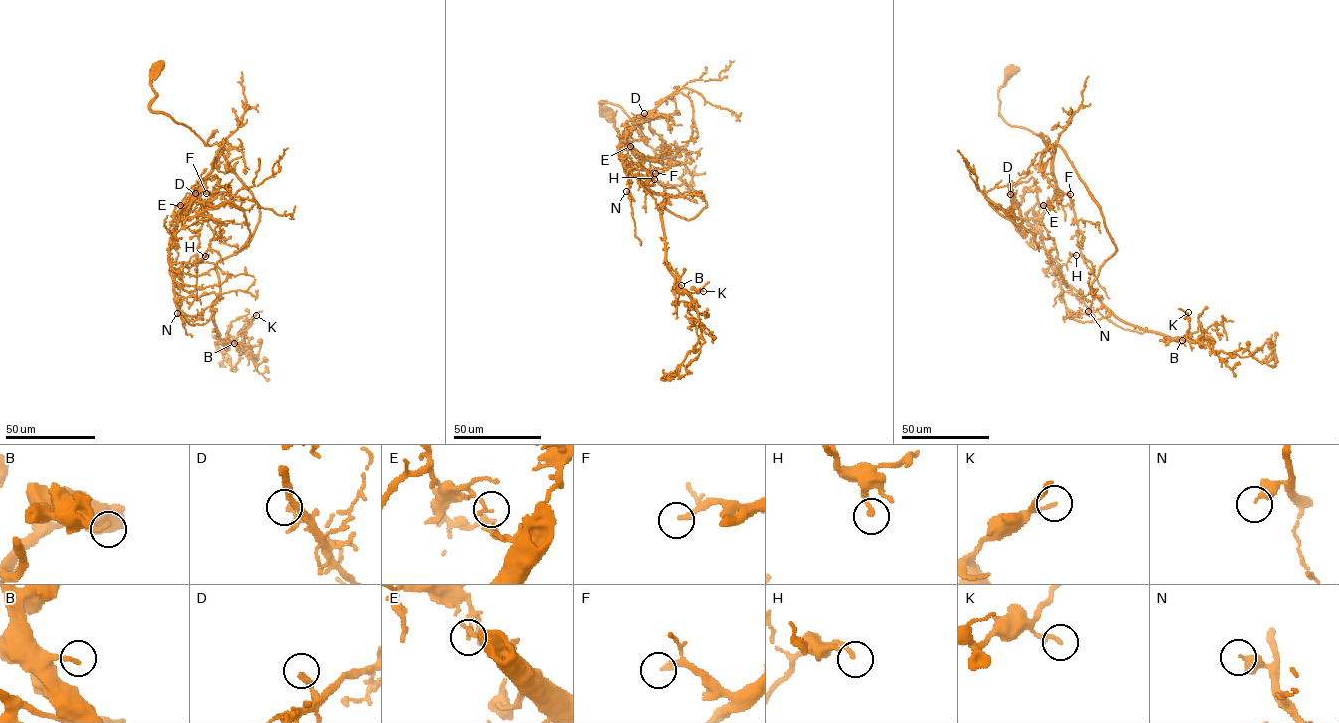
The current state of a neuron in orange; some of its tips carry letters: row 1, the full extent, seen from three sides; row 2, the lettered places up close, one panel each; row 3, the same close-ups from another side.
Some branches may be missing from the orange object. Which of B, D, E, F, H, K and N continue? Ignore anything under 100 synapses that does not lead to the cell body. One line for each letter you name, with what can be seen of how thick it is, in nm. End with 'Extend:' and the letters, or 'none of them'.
F: calibre 200 nm
Extend: F

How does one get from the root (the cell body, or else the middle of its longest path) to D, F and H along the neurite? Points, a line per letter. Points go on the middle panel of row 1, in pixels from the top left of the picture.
D: (608, 114), (600, 102), (617, 104), (643, 140), (668, 158), (645, 158), (630, 144), (629, 133), (644, 113)
F: (608, 114), (600, 102), (617, 104), (643, 140), (668, 157), (651, 159), (664, 168), (655, 173)
H: (608, 114), (600, 102), (617, 104), (643, 140), (668, 157), (645, 158), (620, 145), (621, 158), (654, 179)

